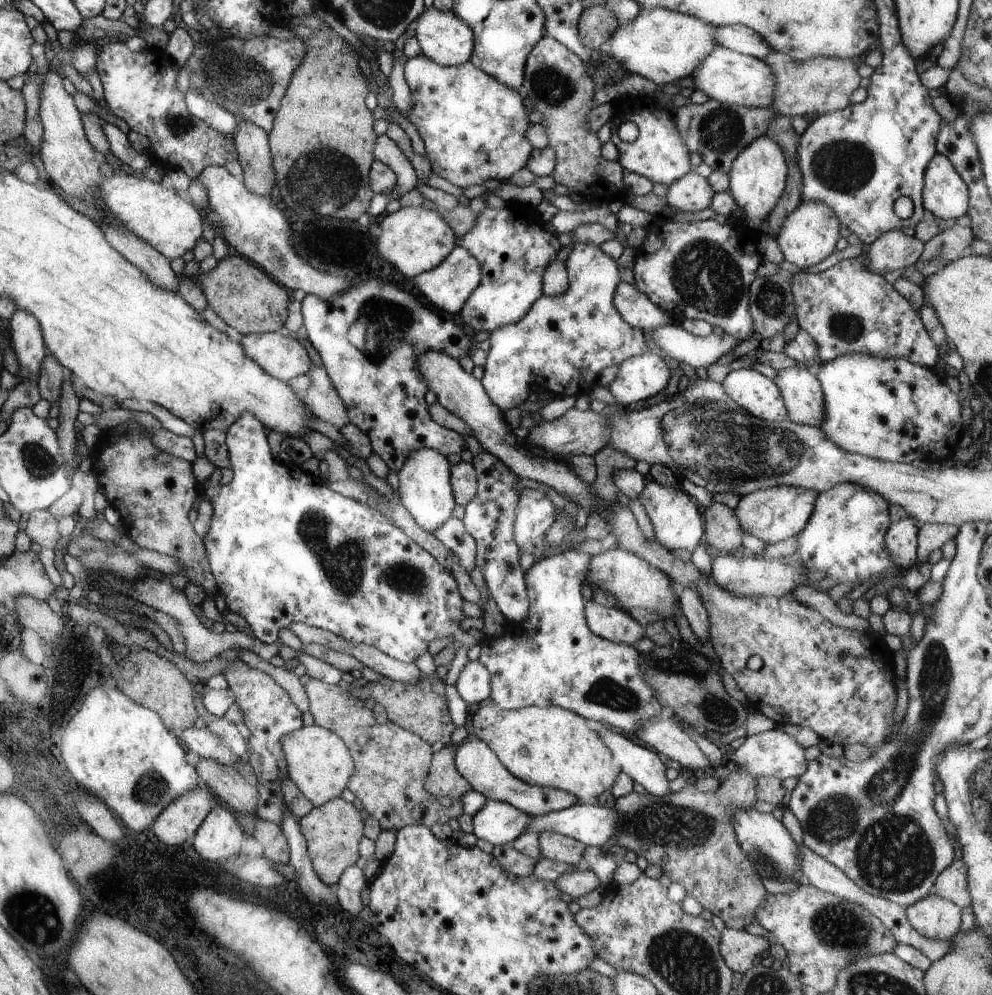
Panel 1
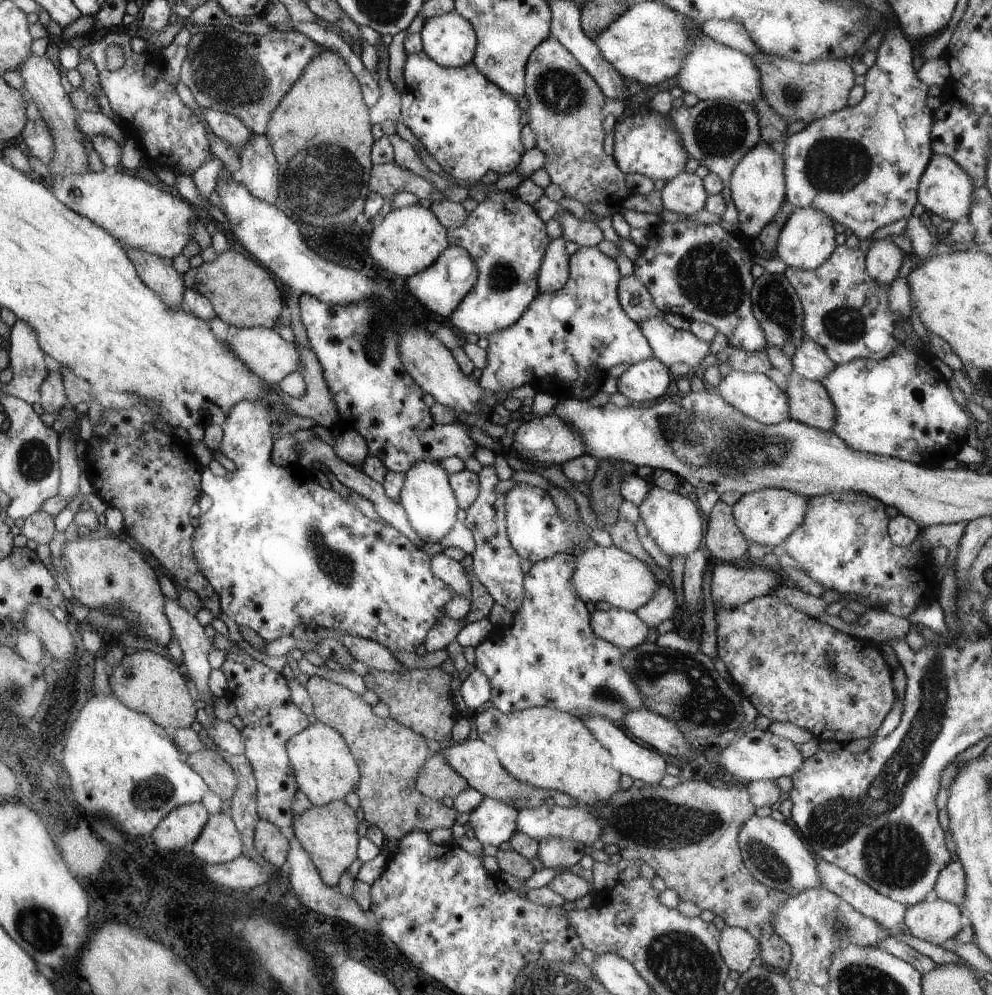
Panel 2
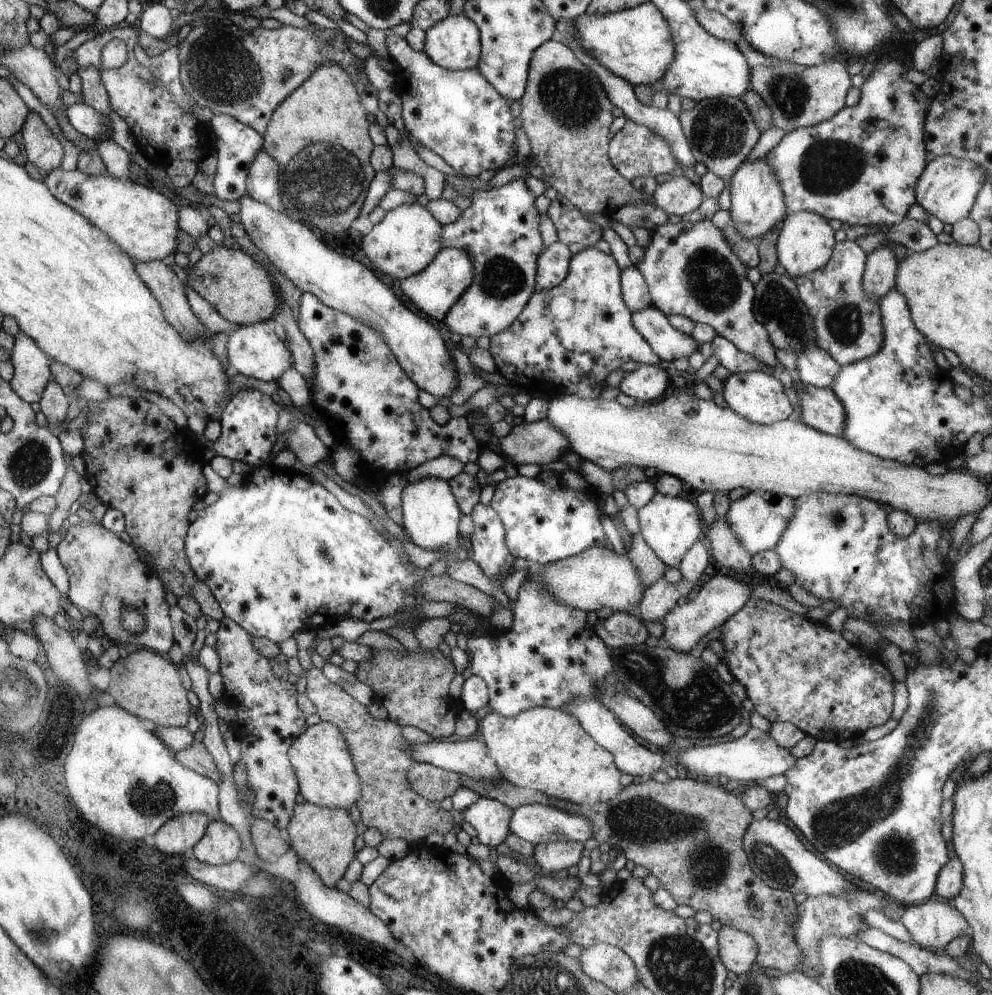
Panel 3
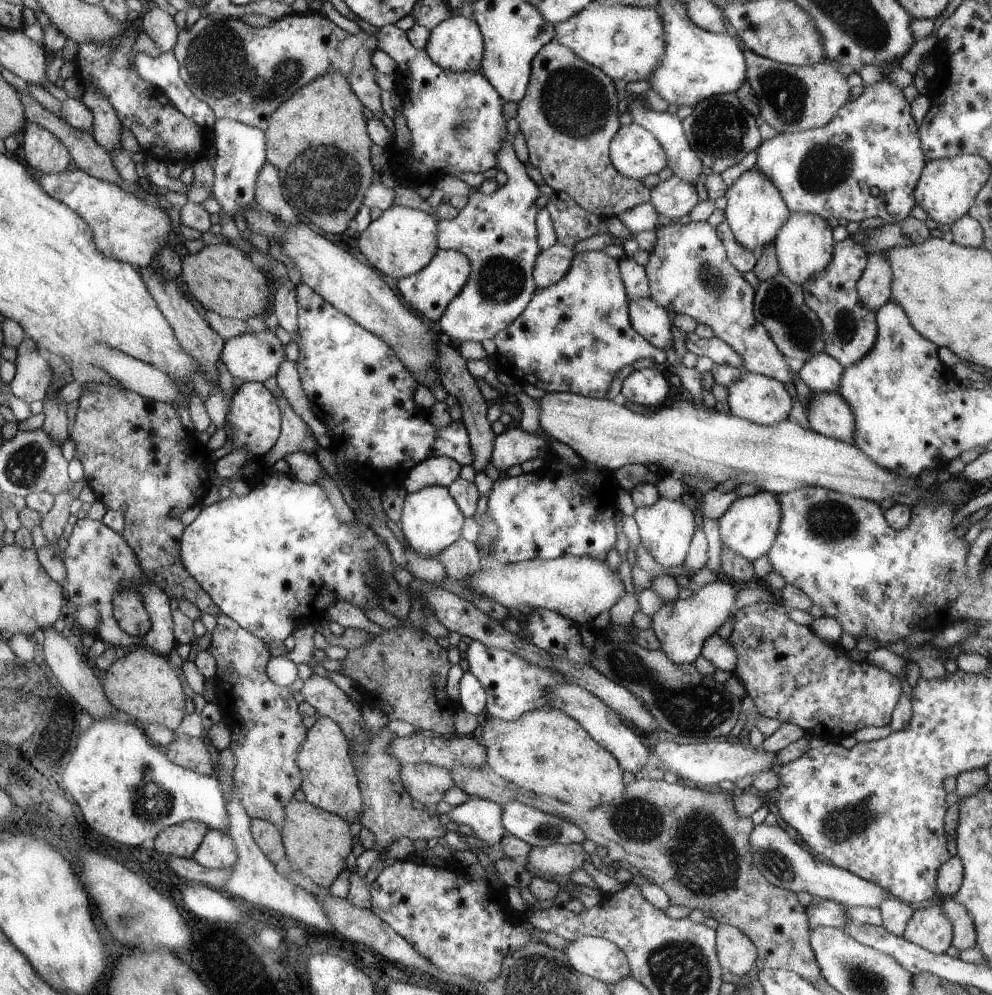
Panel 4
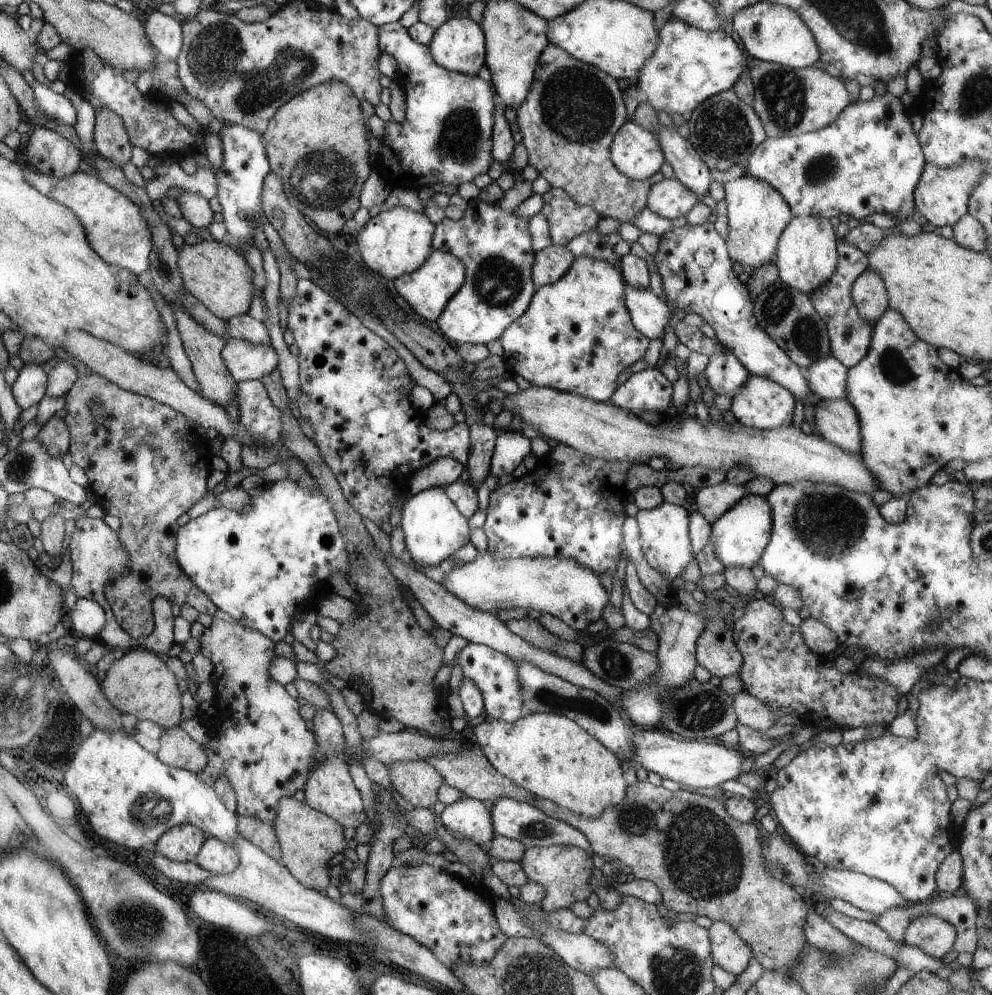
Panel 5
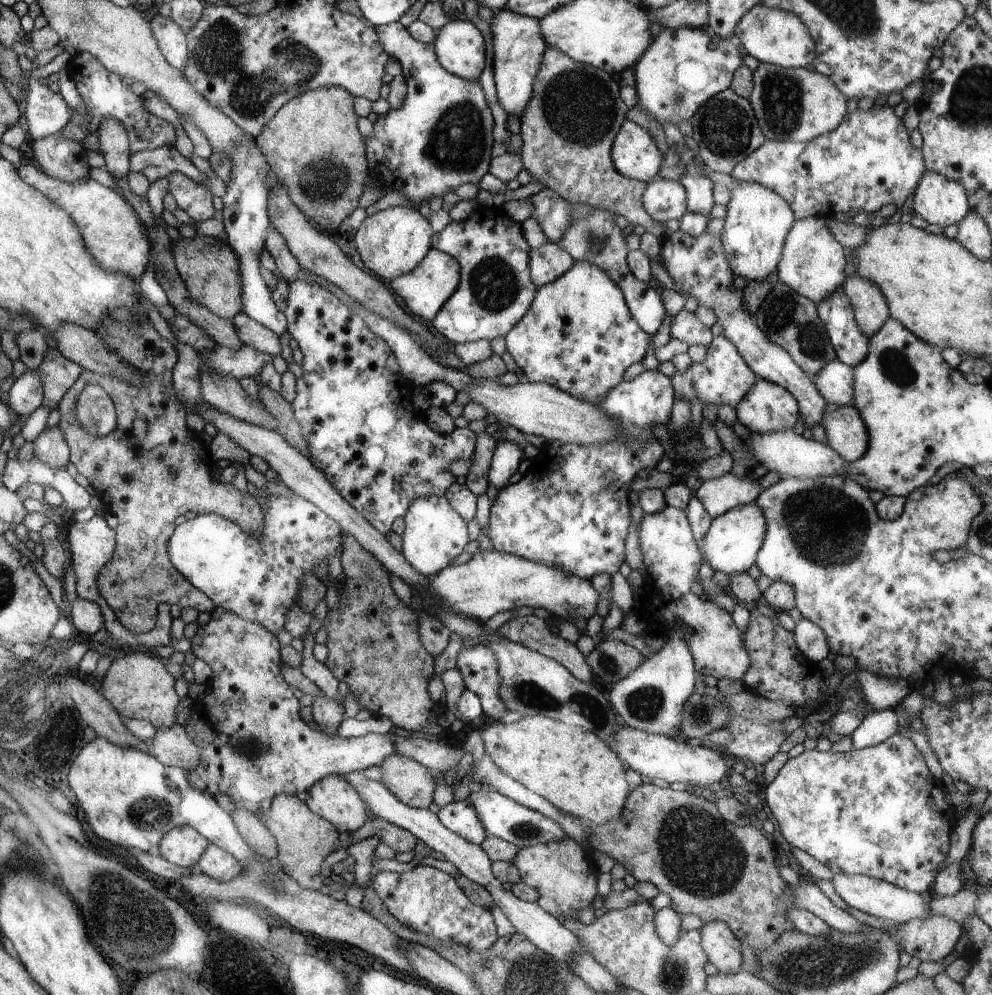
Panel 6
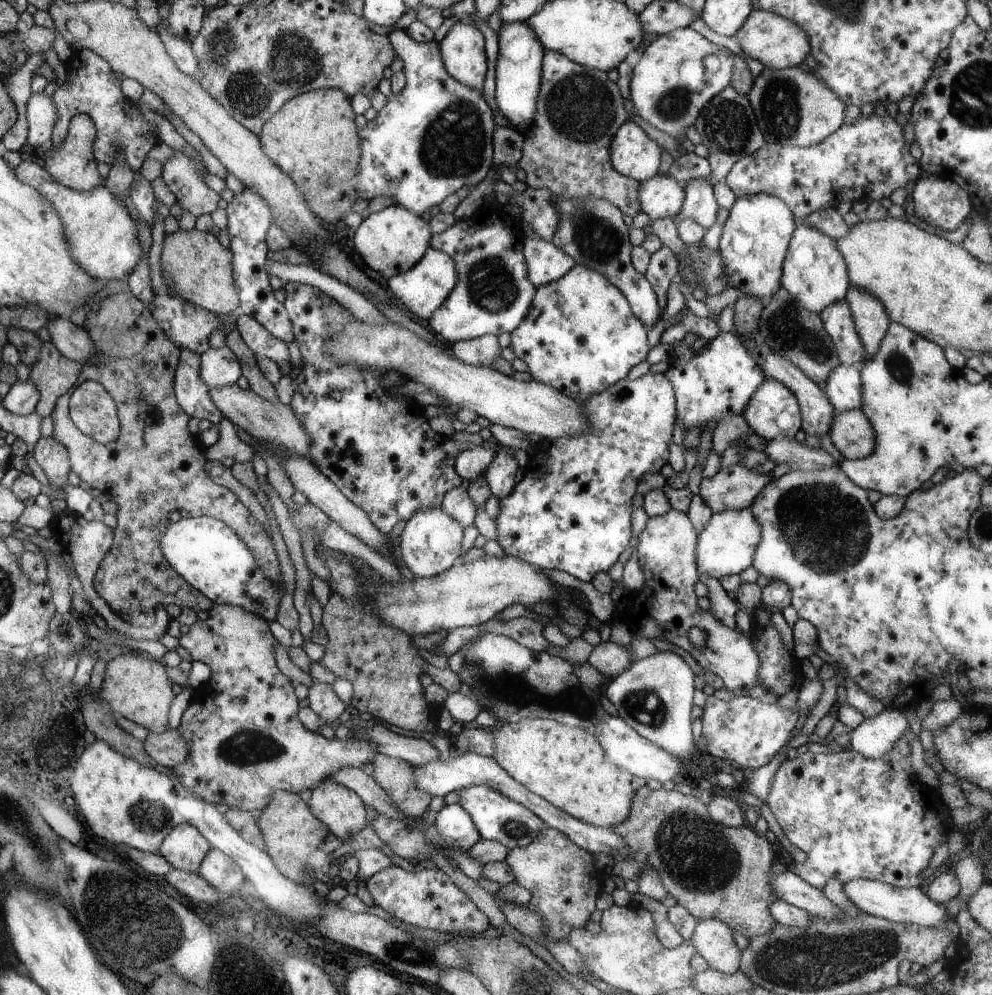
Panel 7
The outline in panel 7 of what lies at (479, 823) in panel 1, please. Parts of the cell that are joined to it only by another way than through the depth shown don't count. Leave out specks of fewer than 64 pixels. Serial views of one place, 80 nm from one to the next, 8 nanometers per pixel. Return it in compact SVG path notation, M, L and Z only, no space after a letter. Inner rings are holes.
M460 804L444 805L436 813L435 825L445 845L471 849L480 839L470 813Z

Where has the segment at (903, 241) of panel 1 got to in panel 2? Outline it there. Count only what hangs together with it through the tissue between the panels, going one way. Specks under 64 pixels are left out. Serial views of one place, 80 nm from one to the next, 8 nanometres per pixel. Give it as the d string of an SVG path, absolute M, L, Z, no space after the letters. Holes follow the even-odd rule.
M890 236L887 237L886 239L880 239L880 240L873 240L872 244L868 250L868 252L866 252L865 254L865 267L867 268L868 274L874 279L877 280L881 285L888 285L890 286L891 282L894 282L894 280L896 280L896 278L898 278L898 270L900 270L900 266L902 266L902 262L904 262L904 258L906 258L906 256L909 256L911 258L913 258L914 256L918 258L918 256L916 256L916 254L914 254L913 256L908 255L902 248L900 248L900 246L896 245L894 243L894 240L892 242L892 240L890 239Z

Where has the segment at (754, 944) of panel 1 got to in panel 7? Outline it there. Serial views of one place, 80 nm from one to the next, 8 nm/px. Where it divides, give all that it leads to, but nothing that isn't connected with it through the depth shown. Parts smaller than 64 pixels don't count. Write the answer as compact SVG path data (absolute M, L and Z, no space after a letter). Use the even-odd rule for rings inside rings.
M718 919L700 920L690 940L710 969L734 974L740 969L740 949L732 937L733 930Z

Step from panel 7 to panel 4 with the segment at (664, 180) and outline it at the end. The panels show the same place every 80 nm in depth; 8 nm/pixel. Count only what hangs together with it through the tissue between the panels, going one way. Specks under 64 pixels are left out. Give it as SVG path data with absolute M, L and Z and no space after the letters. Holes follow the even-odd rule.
M673 176L669 180L660 181L651 190L650 203L654 205L659 215L665 216L669 220L672 218L682 218L700 202L696 187Z

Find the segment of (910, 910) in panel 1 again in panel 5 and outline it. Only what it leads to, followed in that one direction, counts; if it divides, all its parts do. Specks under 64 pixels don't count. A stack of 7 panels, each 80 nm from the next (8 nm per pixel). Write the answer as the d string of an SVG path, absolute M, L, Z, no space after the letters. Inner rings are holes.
M926 913L911 920L905 930L904 941L924 949L930 956L944 959L953 950L956 929L942 917Z

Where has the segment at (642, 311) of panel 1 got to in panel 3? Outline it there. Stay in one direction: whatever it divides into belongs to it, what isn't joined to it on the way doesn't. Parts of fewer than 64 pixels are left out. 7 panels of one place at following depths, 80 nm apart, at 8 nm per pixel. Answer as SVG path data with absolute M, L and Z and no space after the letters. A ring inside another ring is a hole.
M635 266L621 271L621 291L623 301L631 313L641 311L653 304L648 285Z

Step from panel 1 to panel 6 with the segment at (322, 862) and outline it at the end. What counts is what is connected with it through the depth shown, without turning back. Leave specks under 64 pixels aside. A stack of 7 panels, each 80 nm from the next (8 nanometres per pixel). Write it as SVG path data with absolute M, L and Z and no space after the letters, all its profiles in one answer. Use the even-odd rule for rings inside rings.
M278 795L274 799L270 814L265 820L266 828L275 836L278 854L277 864L302 888L322 888L322 862L338 848L338 829L325 817L318 816L313 809L296 795Z

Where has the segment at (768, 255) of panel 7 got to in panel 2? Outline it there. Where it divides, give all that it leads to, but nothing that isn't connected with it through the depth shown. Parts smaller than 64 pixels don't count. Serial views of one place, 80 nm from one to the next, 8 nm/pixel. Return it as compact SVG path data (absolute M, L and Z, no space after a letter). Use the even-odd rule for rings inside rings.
M764 141L754 145L736 163L730 178L732 202L739 214L738 231L746 234L749 240L755 239L760 231L780 210L785 193L785 162L783 156L774 150L774 146Z

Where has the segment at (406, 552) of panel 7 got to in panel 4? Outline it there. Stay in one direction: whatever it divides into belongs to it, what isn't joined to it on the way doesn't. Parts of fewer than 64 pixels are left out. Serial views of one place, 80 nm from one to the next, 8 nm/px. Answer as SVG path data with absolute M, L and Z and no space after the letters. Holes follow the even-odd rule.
M432 485L407 493L398 528L402 530L406 541L420 557L433 558L462 538L462 524L464 513L449 492L449 488Z

